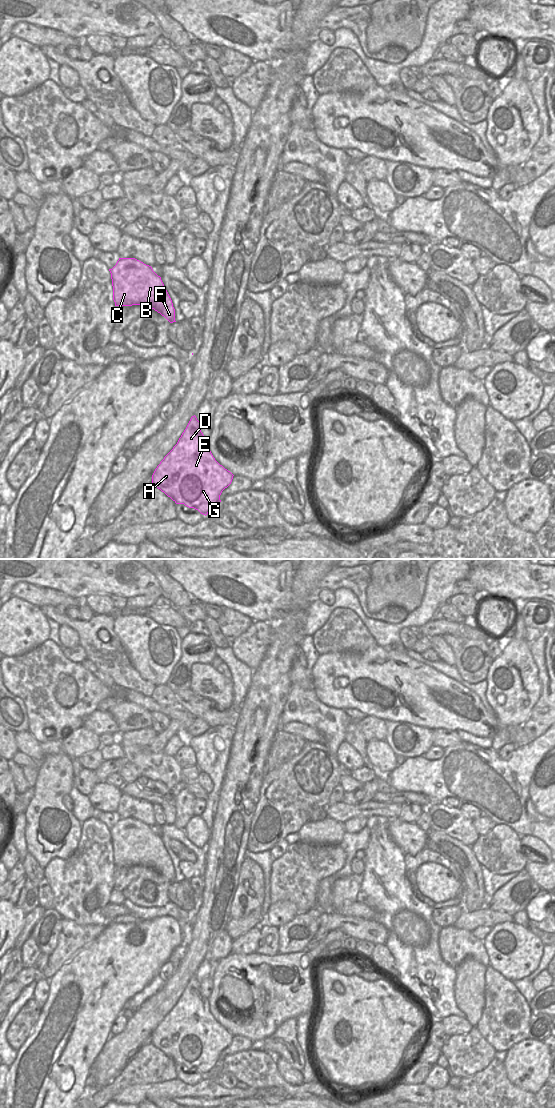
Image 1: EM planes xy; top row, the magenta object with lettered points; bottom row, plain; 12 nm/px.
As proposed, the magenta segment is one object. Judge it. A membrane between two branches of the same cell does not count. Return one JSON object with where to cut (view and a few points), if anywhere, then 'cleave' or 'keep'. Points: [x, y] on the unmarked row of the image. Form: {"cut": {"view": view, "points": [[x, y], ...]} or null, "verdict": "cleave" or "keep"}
{"cut": null, "verdict": "keep"}

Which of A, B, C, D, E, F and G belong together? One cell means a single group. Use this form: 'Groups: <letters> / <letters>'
Groups: A B C D E F G

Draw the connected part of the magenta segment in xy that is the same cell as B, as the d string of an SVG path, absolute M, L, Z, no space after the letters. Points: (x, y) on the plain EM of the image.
M119 818L109 831L115 866L146 866L160 873L170 883L176 882L172 860L161 837L151 826L135 818Z

